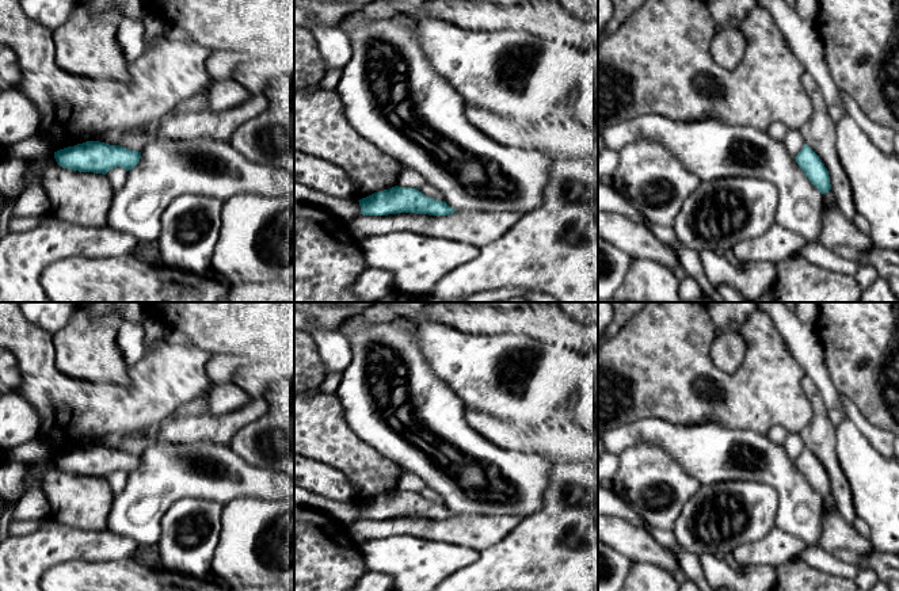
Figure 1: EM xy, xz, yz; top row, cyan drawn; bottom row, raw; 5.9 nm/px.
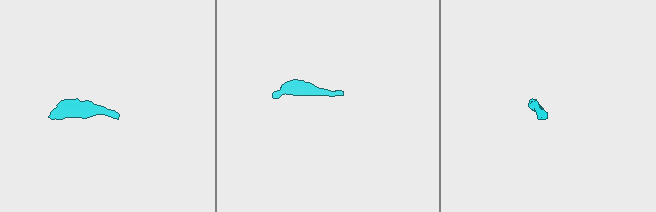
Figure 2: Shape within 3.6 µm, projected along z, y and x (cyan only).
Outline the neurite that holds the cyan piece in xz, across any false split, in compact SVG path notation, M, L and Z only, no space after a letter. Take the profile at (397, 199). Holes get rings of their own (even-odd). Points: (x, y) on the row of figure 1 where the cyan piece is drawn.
M399 186L374 192L358 202L361 214L363 216L388 216L397 213L449 216L456 211L445 201L428 198L416 188Z

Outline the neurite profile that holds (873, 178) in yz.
M845 110L835 130L856 213L868 220L876 247L899 252L899 159L880 152Z

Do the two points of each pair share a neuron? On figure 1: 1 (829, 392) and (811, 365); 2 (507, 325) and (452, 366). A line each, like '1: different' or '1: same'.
1: same
2: different

